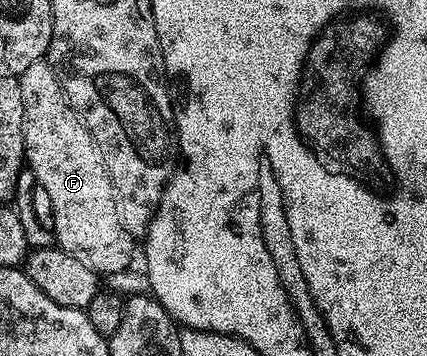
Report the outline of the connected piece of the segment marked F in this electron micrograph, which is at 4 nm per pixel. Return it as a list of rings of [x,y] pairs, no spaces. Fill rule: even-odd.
[[[45,59],[32,63],[32,67],[17,74],[17,78],[20,99],[24,103],[22,134],[26,144],[25,164],[29,172],[33,173],[37,188],[41,192],[43,189],[47,199],[50,200],[50,213],[54,216],[52,228],[57,248],[72,255],[72,259],[80,259],[84,267],[93,269],[99,275],[124,272],[134,257],[136,241],[124,227],[124,223],[120,223],[112,183],[108,179],[108,171],[104,167],[101,155],[98,154],[98,148],[92,135],[82,124],[77,111],[70,106],[65,91],[60,87],[52,67]]]

